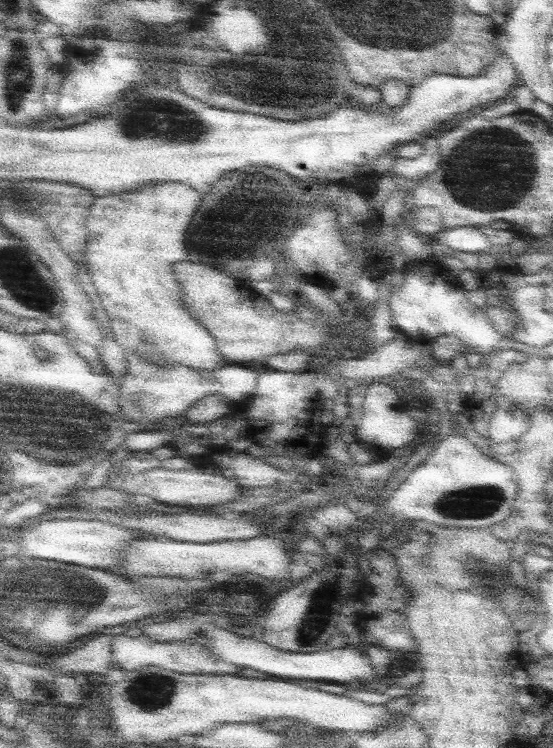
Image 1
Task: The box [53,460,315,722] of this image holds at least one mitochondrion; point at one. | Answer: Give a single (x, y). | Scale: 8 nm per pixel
(152, 691)

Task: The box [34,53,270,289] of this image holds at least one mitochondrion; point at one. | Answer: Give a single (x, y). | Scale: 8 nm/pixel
(172, 120)

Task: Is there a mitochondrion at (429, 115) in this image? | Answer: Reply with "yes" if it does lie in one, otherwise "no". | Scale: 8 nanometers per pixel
no

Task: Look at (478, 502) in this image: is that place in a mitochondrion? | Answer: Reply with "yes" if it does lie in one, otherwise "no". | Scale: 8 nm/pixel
yes

